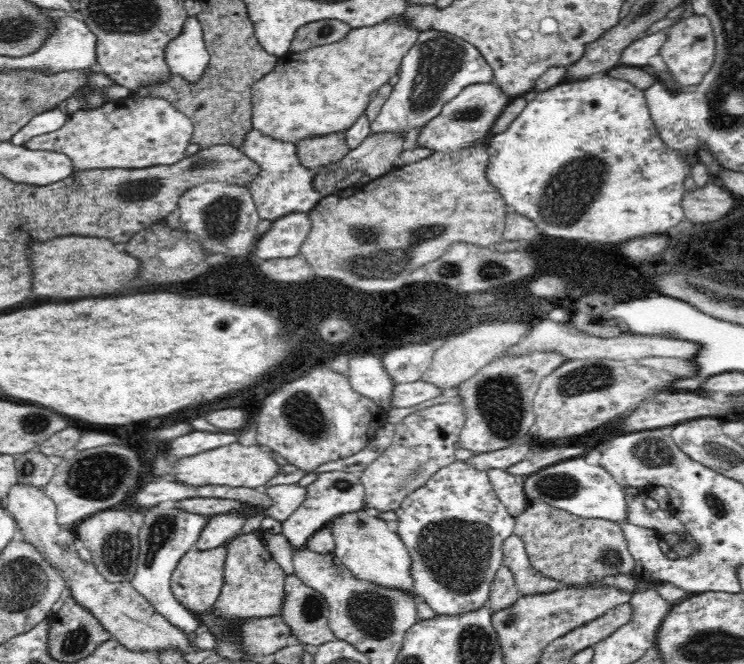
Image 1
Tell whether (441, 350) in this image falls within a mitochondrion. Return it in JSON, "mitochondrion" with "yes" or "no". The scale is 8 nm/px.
{"mitochondrion":"no"}

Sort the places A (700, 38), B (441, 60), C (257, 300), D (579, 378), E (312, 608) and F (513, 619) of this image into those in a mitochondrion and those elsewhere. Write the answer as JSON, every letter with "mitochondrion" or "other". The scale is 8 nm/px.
{"A":"mitochondrion","B":"mitochondrion","C":"other","D":"mitochondrion","E":"mitochondrion","F":"mitochondrion"}

